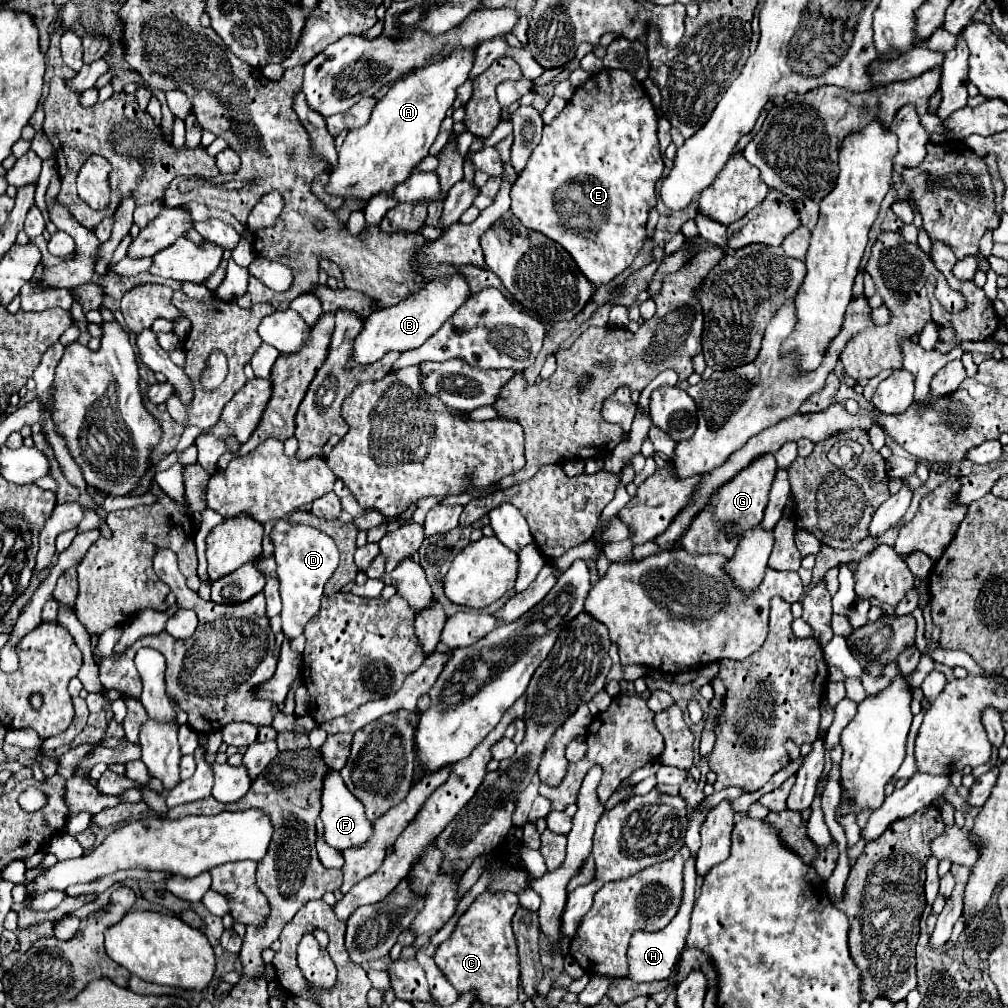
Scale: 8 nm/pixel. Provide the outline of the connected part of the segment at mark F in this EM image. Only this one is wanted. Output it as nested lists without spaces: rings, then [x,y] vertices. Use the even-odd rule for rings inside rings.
[[[331,769],[327,773],[327,779],[325,779],[325,785],[323,785],[323,793],[321,793],[321,803],[323,803],[321,821],[323,821],[323,829],[325,829],[323,839],[325,839],[327,845],[331,845],[333,849],[345,851],[345,849],[351,849],[351,847],[361,847],[361,845],[365,845],[371,839],[373,821],[367,819],[363,803],[345,787],[339,771]]]

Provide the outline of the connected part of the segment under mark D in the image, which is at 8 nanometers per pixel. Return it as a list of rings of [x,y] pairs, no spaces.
[[[285,519],[277,521],[269,539],[275,547],[275,561],[277,561],[277,577],[281,581],[281,623],[287,641],[295,639],[303,633],[307,621],[319,611],[319,603],[323,597],[323,585],[335,573],[339,565],[339,549],[329,535],[315,531],[307,525],[289,525]]]

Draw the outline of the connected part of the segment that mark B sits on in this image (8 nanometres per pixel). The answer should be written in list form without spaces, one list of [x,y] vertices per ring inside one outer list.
[[[455,275],[455,279],[433,281],[423,291],[415,293],[409,301],[377,311],[363,321],[363,329],[353,341],[347,369],[353,369],[357,365],[371,365],[389,351],[409,351],[421,347],[461,307],[467,297],[467,281],[461,275]]]

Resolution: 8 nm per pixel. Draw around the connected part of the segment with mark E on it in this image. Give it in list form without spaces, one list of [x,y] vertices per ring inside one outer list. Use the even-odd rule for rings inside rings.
[[[603,71],[599,75],[593,75],[583,87],[575,89],[573,99],[567,103],[567,107],[561,111],[561,115],[557,115],[553,119],[551,125],[543,127],[543,137],[539,141],[539,145],[533,149],[529,163],[523,171],[523,175],[517,177],[517,181],[511,187],[511,211],[515,213],[515,217],[533,231],[539,231],[543,235],[547,235],[549,239],[557,241],[577,263],[579,271],[595,285],[605,285],[611,279],[615,279],[617,275],[621,275],[635,259],[635,255],[641,251],[643,241],[647,237],[645,233],[645,225],[647,225],[647,217],[649,211],[657,205],[657,195],[655,195],[655,185],[663,175],[663,159],[659,155],[659,141],[657,141],[657,117],[655,117],[655,109],[653,103],[649,99],[649,95],[645,93],[645,89],[641,87],[641,83],[637,79],[631,79],[631,75],[627,75],[627,71]]]

